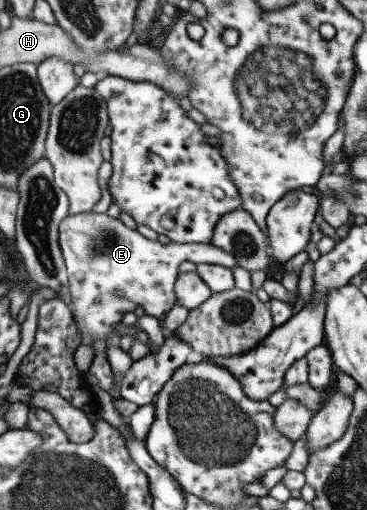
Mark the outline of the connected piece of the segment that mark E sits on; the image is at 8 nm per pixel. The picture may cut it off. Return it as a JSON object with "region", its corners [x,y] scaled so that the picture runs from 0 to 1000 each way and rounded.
{"region":[[[234,416],[180,424],[158,437],[155,478],[166,490],[166,506],[180,527],[183,567],[188,571],[188,598],[193,625],[210,639],[221,675],[243,676],[253,671],[289,671],[313,633],[332,629],[341,610],[362,610],[368,602],[387,602],[398,618],[433,627],[444,614],[455,614],[480,594],[474,551],[482,543],[482,524],[499,512],[537,518],[559,514],[621,524],[627,529],[646,522],[629,496],[597,484],[548,476],[433,476],[406,471],[379,459],[373,451],[343,445],[322,427],[308,429],[289,418]]]}

